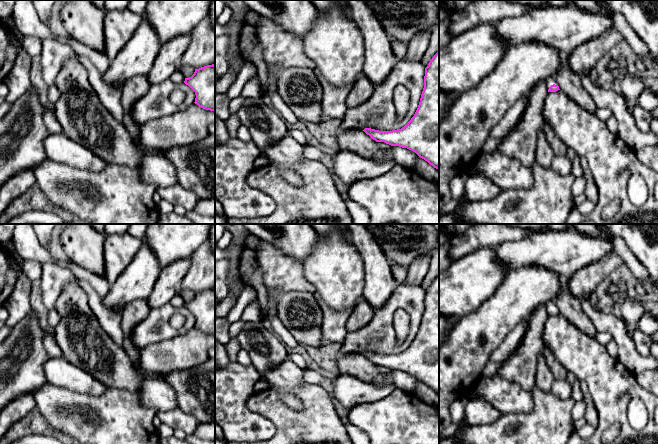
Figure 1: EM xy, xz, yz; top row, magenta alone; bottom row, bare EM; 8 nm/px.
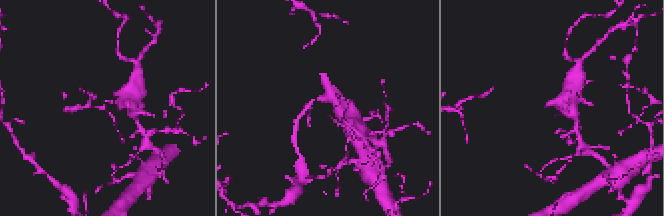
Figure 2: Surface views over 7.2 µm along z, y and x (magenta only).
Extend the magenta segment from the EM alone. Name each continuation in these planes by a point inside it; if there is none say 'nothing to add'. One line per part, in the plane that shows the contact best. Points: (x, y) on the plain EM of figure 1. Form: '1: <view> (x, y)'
1: yz (550, 304)

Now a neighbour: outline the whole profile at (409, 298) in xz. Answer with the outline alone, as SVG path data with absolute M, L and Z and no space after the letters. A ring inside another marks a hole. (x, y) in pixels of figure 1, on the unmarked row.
M399 284L385 305L376 309L371 321L363 328L357 331L348 331L342 344L340 353L358 353L364 354L371 352L379 355L392 355L404 351L414 340L424 312L425 291L422 286L410 286ZM403 309L410 317L409 332L404 341L397 343L397 335L394 329L394 313Z

